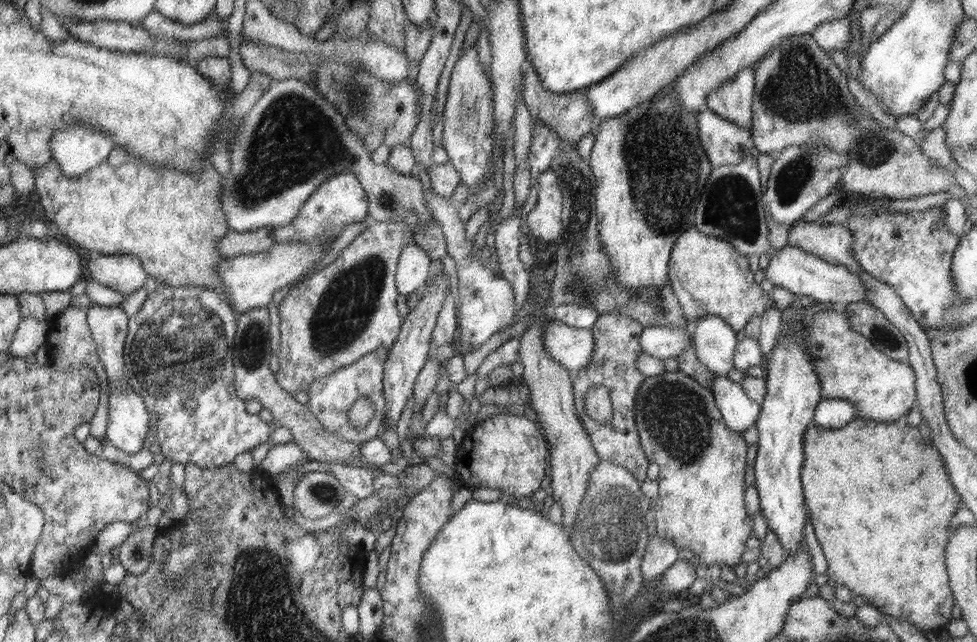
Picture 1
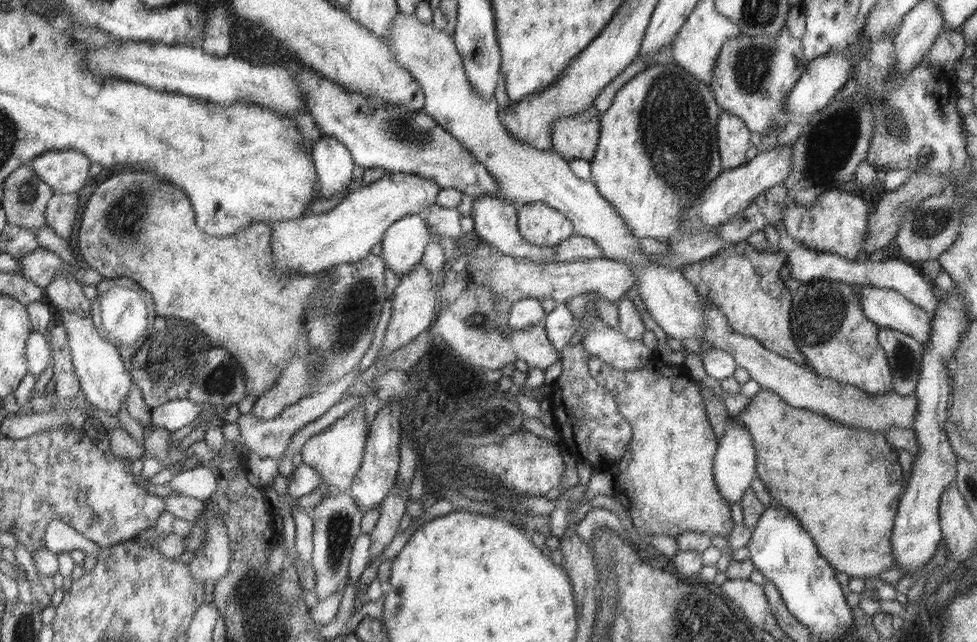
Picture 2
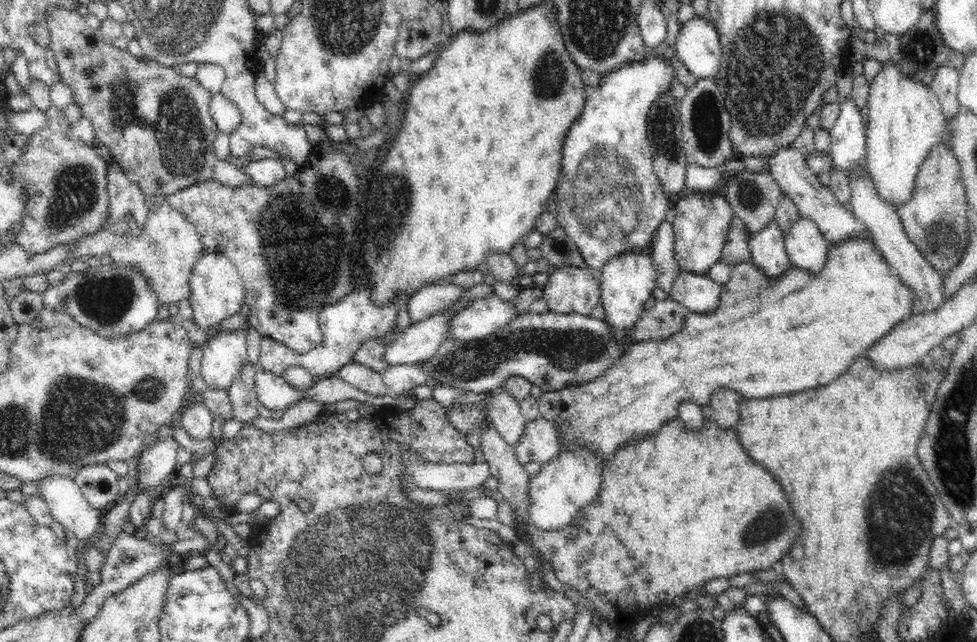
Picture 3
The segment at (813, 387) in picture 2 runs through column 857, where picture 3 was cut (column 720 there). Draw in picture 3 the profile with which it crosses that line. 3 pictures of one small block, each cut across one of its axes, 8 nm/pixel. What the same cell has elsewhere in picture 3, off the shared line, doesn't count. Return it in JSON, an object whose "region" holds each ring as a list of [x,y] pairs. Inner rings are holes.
{"region":[[[718,388],[712,394],[711,402],[712,408],[711,419],[716,424],[726,429],[734,429],[739,421],[739,403],[743,397],[734,390],[726,388]]]}

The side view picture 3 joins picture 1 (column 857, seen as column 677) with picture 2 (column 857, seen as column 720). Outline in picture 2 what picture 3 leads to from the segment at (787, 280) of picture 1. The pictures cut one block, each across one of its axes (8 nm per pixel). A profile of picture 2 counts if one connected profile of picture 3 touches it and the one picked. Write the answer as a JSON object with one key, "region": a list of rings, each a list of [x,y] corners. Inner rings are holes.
{"region":[[[852,284],[855,293],[861,296],[861,306],[866,318],[877,323],[879,328],[901,331],[924,342],[930,339],[933,330],[932,318],[921,307],[910,302],[891,288],[876,288],[873,284]]]}

